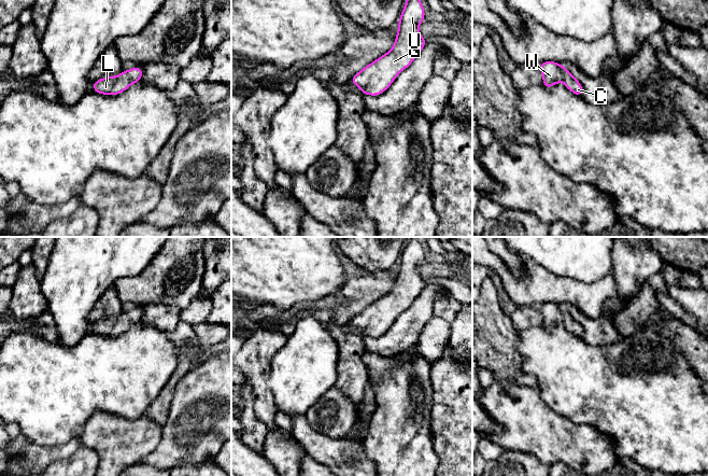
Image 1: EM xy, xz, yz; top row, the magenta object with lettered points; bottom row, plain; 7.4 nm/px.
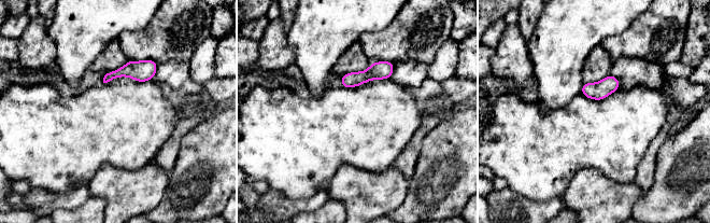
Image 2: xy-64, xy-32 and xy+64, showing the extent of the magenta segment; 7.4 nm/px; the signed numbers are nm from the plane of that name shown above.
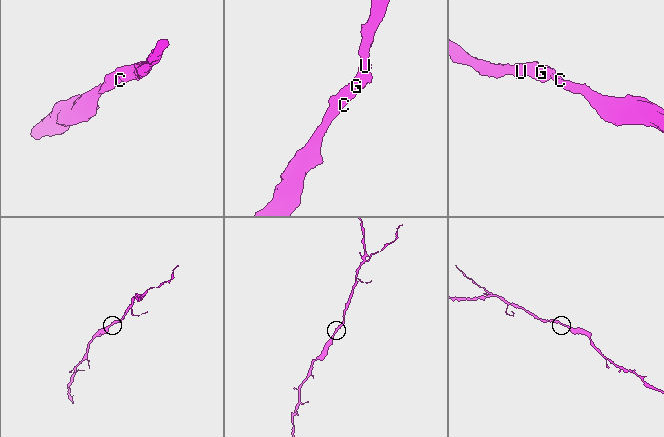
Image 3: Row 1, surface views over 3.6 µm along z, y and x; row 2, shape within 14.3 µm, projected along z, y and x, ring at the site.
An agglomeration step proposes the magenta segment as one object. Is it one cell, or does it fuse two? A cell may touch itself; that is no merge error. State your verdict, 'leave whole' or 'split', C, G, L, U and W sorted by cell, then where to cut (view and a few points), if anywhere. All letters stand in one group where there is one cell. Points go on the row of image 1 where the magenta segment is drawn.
leave whole; groups C G L U W; cut none

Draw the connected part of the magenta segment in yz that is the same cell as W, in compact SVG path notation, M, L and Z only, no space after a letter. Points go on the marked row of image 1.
M547 60L539 64L539 68L543 76L542 84L546 88L551 88L558 82L564 82L567 89L572 94L582 97L583 86L562 64Z

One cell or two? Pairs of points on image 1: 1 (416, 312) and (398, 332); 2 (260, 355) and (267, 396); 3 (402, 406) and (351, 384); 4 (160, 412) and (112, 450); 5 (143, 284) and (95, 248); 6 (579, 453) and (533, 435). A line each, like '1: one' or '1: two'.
1: one
2: one
3: two
4: two
5: two
6: one

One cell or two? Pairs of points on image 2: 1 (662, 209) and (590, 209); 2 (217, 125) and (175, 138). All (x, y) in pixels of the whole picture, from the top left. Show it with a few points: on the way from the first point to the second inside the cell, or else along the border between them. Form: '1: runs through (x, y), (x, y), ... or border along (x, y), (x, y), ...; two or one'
1: border along (644, 193), (632, 211); two
2: border along (203, 120), (182, 138), (175, 159); two

